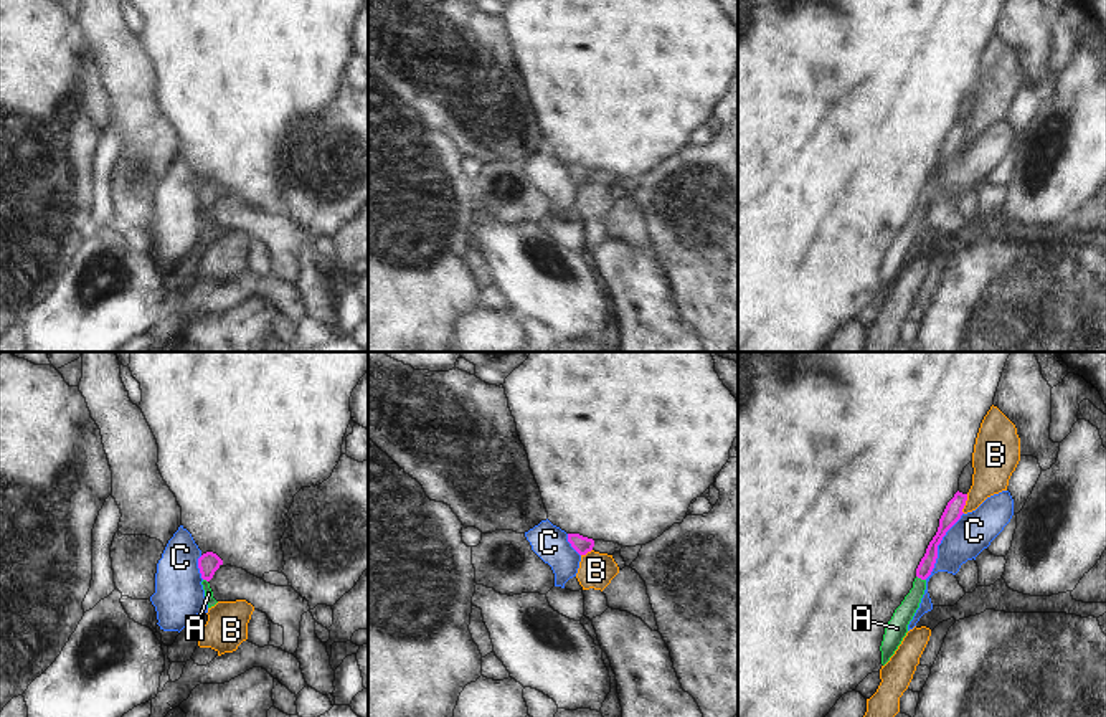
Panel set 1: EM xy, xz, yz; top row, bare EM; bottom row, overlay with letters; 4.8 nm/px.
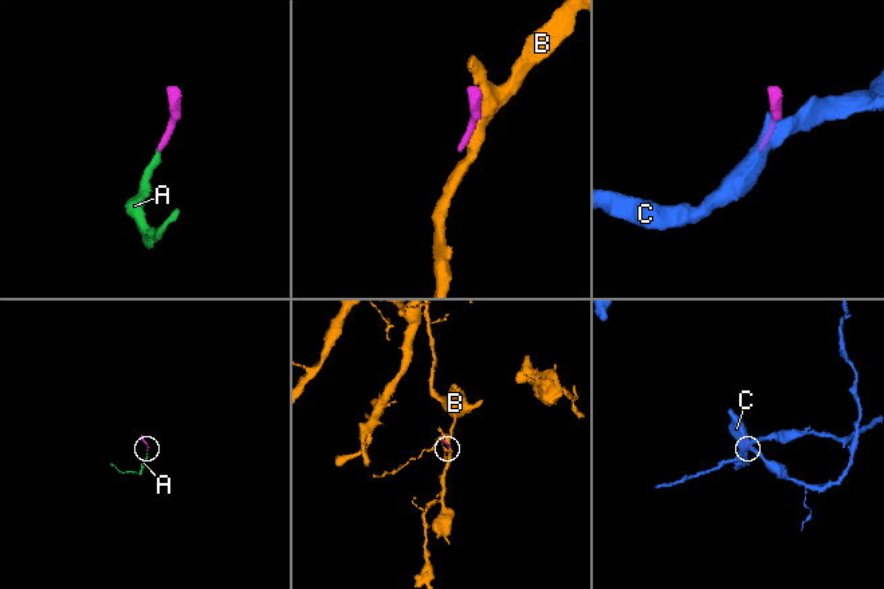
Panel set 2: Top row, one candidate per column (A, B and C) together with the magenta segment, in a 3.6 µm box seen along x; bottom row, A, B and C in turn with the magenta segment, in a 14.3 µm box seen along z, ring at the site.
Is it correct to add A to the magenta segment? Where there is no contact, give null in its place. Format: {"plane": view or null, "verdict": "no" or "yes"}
{"plane": "yz", "verdict": "yes"}

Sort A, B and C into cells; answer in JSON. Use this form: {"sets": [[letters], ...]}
{"sets": [["A"], ["B"], ["C"]]}

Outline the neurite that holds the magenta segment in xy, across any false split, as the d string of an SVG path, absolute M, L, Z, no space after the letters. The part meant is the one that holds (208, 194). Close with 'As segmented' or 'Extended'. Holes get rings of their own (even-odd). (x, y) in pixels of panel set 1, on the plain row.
M206 182L198 188L198 198L201 203L201 215L205 220L205 228L208 233L208 238L215 236L218 231L213 228L213 221L210 218L210 210L213 208L215 202L223 195L223 190L213 183L213 182Z. Extended

